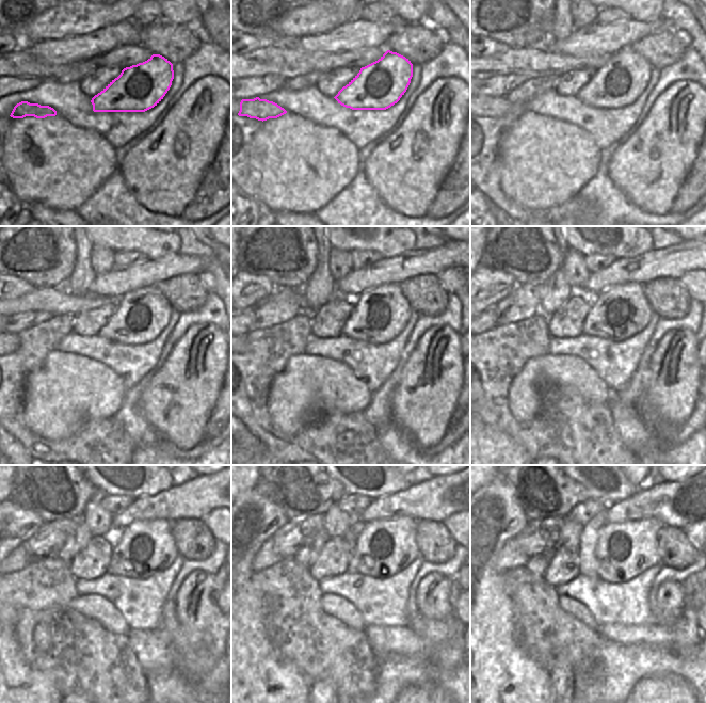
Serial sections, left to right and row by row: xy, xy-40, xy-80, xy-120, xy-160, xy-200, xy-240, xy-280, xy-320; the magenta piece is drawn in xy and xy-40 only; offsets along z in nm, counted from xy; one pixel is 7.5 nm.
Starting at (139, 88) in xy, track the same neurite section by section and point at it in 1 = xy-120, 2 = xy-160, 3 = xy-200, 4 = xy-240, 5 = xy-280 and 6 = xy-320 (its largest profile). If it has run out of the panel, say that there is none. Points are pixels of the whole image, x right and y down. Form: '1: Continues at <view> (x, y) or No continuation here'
1: Continues at xy-120 (142, 315)
2: Continues at xy-160 (379, 315)
3: Continues at xy-200 (621, 312)
4: Continues at xy-240 (146, 546)
5: Continues at xy-280 (384, 547)
6: Continues at xy-320 (624, 549).

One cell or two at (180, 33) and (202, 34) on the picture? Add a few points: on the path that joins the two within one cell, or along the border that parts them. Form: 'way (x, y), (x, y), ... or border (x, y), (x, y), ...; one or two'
border (186, 25), (202, 42); two

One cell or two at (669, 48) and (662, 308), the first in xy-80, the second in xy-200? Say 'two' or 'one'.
one

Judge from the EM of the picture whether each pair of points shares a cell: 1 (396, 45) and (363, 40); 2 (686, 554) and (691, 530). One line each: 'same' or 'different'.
1: different
2: different

